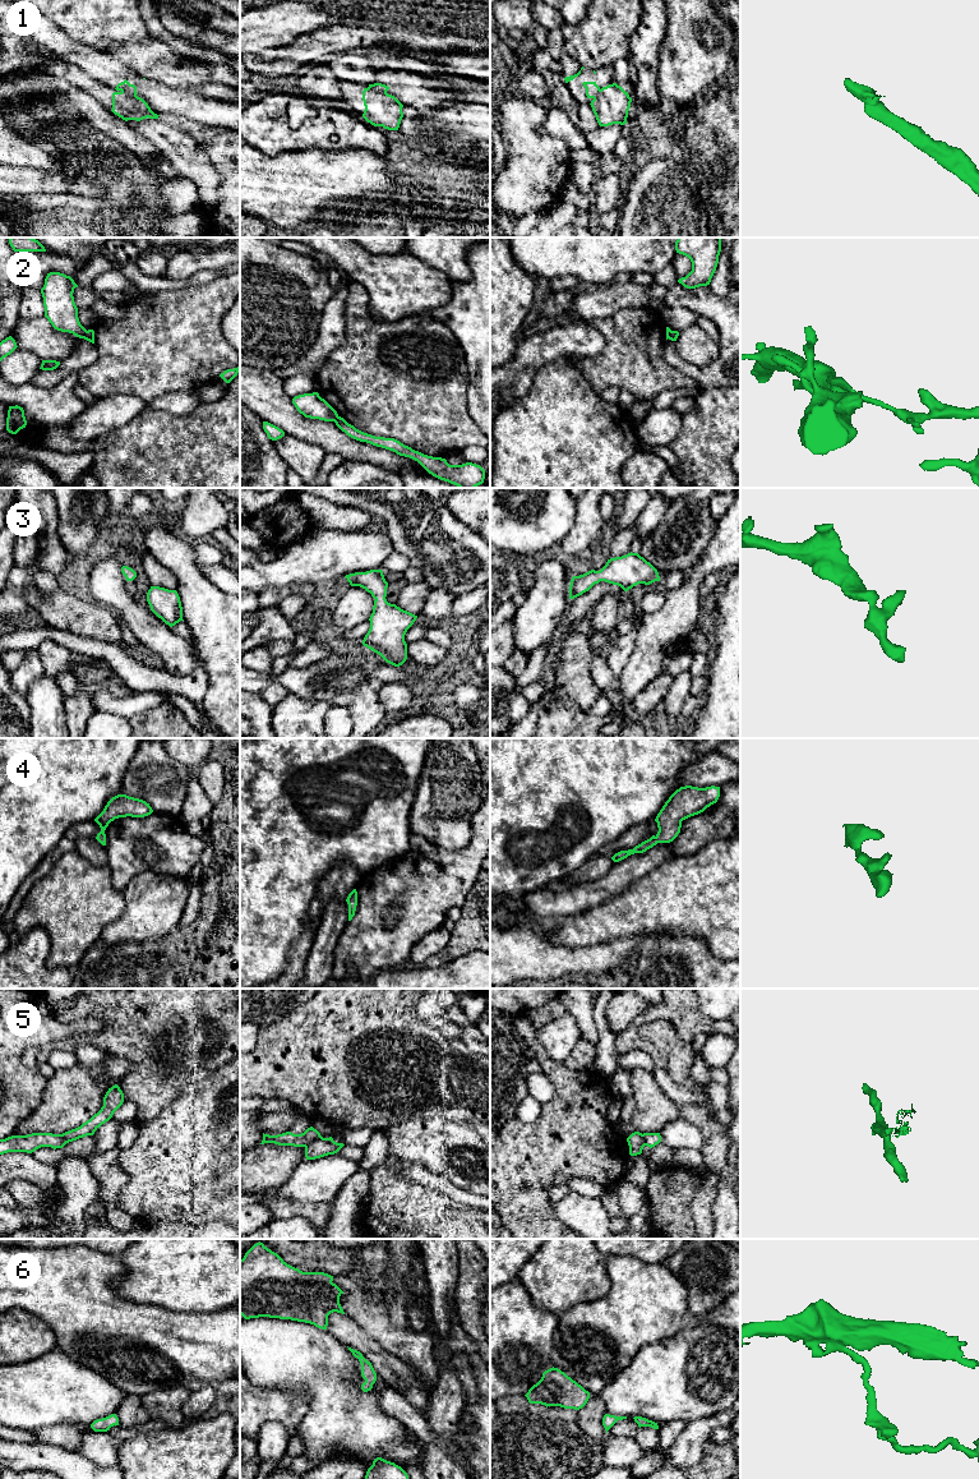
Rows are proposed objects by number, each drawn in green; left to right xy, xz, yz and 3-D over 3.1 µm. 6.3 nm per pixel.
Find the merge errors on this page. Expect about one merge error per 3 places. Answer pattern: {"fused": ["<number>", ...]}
{"fused": ["1", "2", "5"]}

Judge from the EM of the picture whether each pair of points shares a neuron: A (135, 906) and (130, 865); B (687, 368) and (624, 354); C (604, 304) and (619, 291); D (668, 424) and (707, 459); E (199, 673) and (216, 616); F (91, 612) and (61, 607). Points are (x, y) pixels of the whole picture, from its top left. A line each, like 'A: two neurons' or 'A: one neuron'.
A: two neurons
B: two neurons
C: one neuron
D: two neurons
E: two neurons
F: one neuron

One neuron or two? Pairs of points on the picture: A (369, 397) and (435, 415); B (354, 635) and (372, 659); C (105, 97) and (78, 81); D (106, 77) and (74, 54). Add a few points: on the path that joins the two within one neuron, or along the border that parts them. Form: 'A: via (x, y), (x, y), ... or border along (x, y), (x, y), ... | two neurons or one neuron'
A: via (386, 397), (419, 400) | one neuron
B: border along (361, 644), (354, 648) | two neurons
C: via (98, 91), (84, 81) | one neuron
D: via (98, 69), (82, 55) | one neuron

